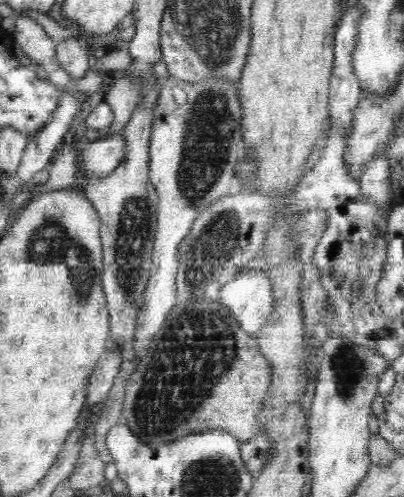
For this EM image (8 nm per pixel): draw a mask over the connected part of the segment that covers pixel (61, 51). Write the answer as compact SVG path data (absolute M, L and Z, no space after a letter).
M66 39L56 43L57 63L72 78L78 79L85 76L89 68L89 50L78 39Z

